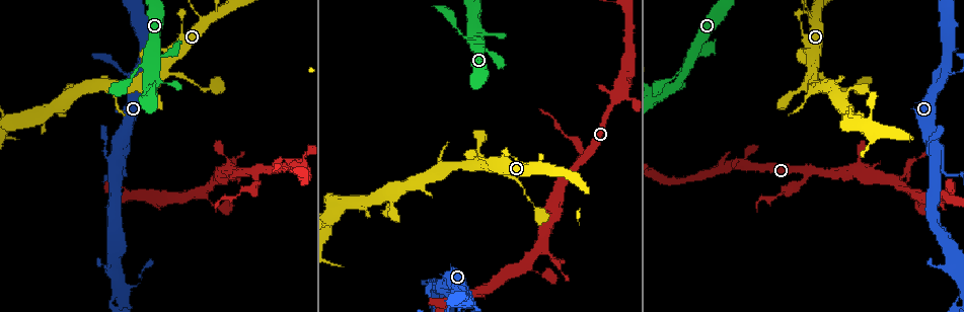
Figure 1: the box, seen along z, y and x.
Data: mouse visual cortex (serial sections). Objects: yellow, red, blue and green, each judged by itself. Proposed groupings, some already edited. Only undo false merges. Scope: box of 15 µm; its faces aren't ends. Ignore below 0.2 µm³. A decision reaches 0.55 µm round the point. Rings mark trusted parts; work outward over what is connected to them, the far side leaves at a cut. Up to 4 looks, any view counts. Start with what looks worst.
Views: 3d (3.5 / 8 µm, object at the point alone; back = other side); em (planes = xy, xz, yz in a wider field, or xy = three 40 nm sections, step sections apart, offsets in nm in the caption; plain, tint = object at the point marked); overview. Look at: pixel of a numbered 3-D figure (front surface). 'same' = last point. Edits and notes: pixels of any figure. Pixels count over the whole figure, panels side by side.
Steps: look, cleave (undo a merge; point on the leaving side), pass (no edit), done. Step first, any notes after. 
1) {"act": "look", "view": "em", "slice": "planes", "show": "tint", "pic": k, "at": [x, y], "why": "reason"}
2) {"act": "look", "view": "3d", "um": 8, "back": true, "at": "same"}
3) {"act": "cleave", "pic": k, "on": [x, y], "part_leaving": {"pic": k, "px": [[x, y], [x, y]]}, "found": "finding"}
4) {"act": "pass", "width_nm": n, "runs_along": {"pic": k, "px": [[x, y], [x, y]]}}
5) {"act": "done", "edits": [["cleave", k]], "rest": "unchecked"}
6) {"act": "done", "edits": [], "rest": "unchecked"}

{"act": "look", "view": "3d", "um": 8, "pic": 1, "at": [168, 71], "why": "small branch off a trunk"}

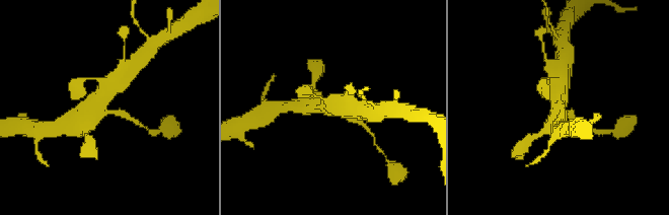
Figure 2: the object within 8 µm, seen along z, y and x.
{"act": "look", "view": "em", "slice": "xy", "step": 2, "show": "tint", "pic": 2, "at": [103, 110]}

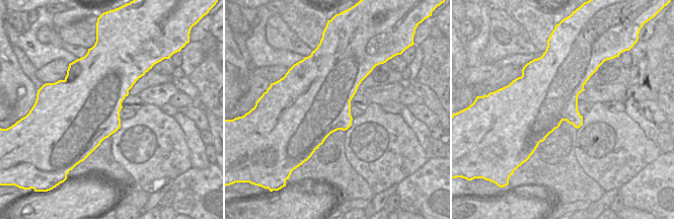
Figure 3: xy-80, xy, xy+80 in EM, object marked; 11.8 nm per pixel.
{"act": "pass", "found": "all the same cell"}

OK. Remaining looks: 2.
{"act": "look", "view": "3d", "um": 8, "pic": 1, "at": [805, 171], "why": "abrupt turn"}

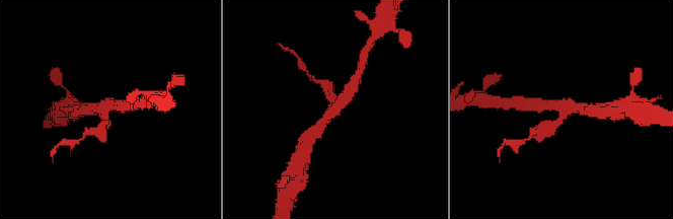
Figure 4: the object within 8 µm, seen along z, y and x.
{"act": "look", "view": "em", "slice": "xy", "step": 3, "show": "tint", "pic": 4, "at": [336, 112], "arms": 3, "arm_widths_nm": [250, 350, 350], "why": "shape alone is not enough"}

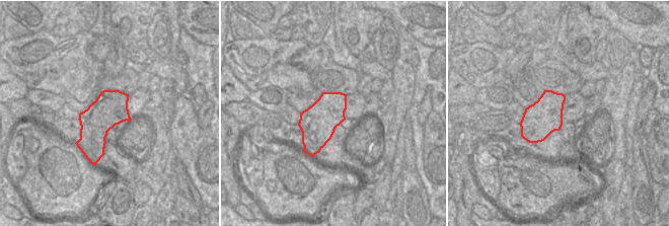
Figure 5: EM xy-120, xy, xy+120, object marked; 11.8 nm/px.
{"act": "pass", "runs_along": {"pic": 4, "px": [[352, 88], [339, 107], [313, 132]]}, "found": "all the same cell"}

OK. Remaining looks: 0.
{"act": "done", "edits": [], "rest": "unchecked"}

